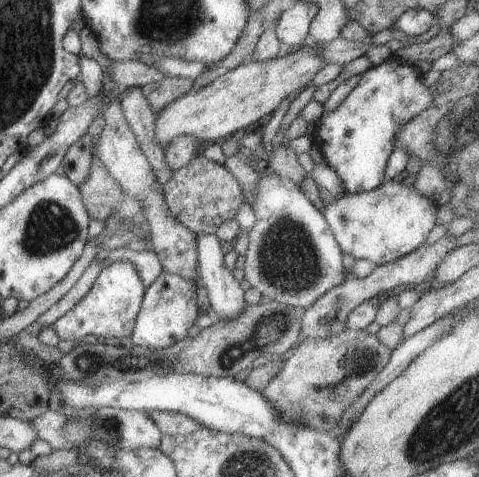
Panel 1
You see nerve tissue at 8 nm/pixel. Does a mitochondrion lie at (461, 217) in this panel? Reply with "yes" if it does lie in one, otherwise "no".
no

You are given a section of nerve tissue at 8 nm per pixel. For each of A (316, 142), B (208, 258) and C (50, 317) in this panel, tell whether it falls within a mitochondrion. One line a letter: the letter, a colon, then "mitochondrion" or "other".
A: other
B: other
C: other

